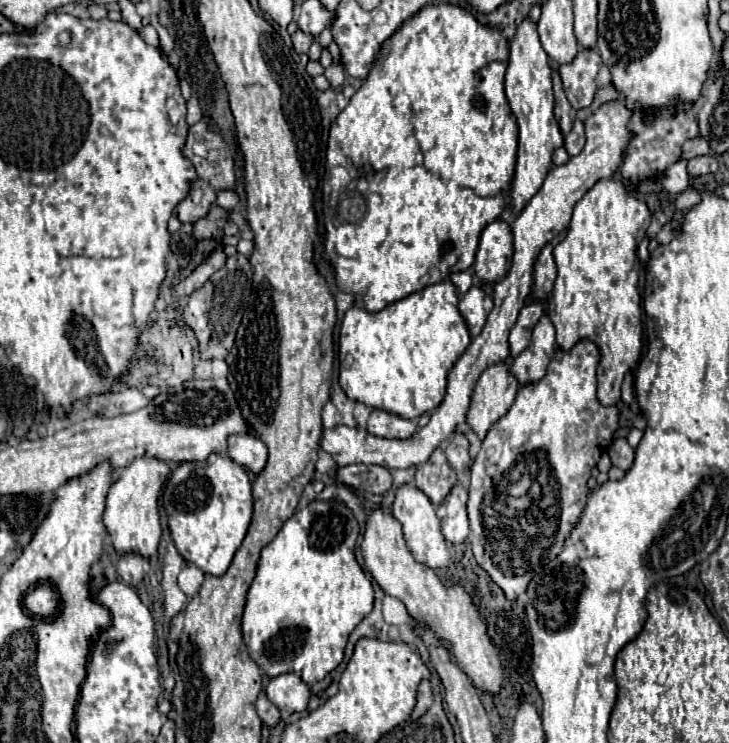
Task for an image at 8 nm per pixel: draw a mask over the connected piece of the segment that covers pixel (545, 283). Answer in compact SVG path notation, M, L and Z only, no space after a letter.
M548 243L540 251L540 257L534 265L534 291L530 295L534 299L544 299L546 301L552 293L552 287L554 287L554 281L556 281L556 275L558 275L552 251L554 251L554 245Z

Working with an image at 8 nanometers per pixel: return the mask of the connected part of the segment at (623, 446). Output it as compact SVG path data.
M614 439L608 447L608 455L612 459L612 465L622 471L628 471L634 463L634 449L626 443L626 439Z

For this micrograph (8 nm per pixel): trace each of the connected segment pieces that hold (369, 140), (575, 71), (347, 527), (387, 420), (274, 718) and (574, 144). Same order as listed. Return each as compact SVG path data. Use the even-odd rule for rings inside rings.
M440 3L440 5L426 5L416 15L406 19L400 29L384 41L380 47L372 69L362 83L362 87L354 93L348 107L340 111L336 121L330 129L328 139L328 155L326 155L326 173L330 173L334 167L344 167L350 175L350 183L346 191L338 193L334 191L330 195L330 211L334 221L334 237L330 235L326 243L326 255L330 263L336 269L336 281L342 291L350 291L354 295L360 295L364 309L368 311L380 311L386 305L400 301L402 297L408 297L410 293L422 291L426 285L434 285L440 281L448 281L450 275L458 271L470 269L474 263L474 255L478 249L480 233L486 225L494 223L506 205L506 193L514 175L516 165L516 145L518 145L518 125L516 117L506 101L504 95L504 71L506 71L506 57L510 53L510 43L502 37L500 27L482 25L476 21L476 17L462 9L460 5L452 3Z
M580 49L572 63L560 65L558 71L564 83L564 93L574 111L588 107L594 101L596 95L594 77L600 65L602 59L594 49Z
M338 499L312 501L298 509L278 531L278 535L262 549L256 577L248 591L248 601L242 617L244 643L250 649L252 659L268 675L298 673L308 685L324 679L344 659L344 647L348 635L358 621L370 613L374 605L374 589L356 561L356 541L360 525L354 513Z
M374 409L370 413L366 429L372 435L386 437L386 439L408 439L416 433L418 425L416 425L416 421L404 419L404 417L394 415L394 413L388 413L384 409Z
M264 693L258 695L256 711L258 711L260 719L262 719L266 725L270 725L270 727L274 727L274 725L278 723L278 719L280 719L280 709L278 709L278 707L276 707Z
M576 119L572 131L564 137L564 149L568 151L568 155L578 155L584 147L584 141L584 125L580 119Z

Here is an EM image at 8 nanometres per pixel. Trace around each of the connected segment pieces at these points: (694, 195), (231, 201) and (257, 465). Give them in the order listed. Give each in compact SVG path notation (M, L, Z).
M688 187L688 189L676 199L676 207L678 207L678 209L690 209L690 207L698 205L698 201L702 201L700 193L698 193L694 187Z
M222 191L222 193L218 193L218 199L216 199L216 203L220 205L220 207L224 207L224 209L232 209L232 207L236 207L238 205L238 195L234 193L234 191Z
M240 433L240 435L230 435L228 437L228 457L236 461L238 465L260 473L266 465L268 459L268 449L266 445L250 435L250 433Z

